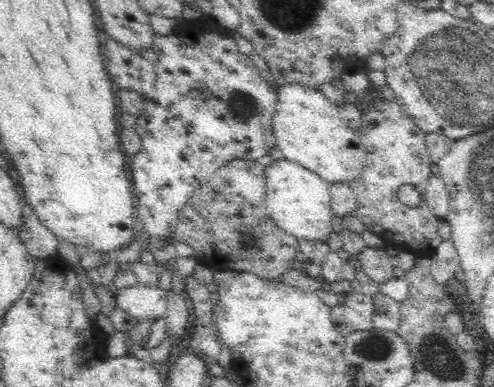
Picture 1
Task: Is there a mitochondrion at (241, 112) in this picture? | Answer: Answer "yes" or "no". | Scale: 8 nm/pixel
yes

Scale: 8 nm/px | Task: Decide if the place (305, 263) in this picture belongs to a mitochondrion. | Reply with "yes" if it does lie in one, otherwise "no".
no

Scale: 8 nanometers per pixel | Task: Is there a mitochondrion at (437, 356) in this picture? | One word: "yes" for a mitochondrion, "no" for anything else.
yes

